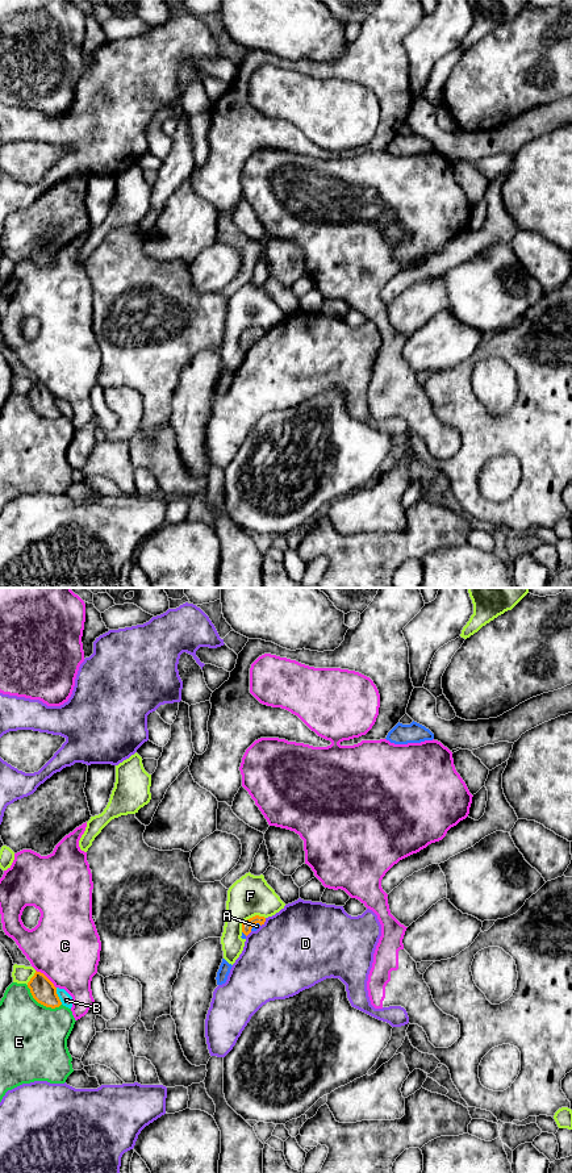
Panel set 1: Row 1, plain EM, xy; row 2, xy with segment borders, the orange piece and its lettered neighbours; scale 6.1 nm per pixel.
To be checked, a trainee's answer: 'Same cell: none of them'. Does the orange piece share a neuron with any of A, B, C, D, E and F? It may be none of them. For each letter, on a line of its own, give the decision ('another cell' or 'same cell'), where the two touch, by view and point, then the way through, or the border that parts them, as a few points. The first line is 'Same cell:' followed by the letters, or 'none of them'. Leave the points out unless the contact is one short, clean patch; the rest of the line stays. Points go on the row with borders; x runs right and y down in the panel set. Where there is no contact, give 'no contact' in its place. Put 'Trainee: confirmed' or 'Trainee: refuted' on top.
Trainee: refuted
Same cell: A
A: same cell; contact xy (254, 923); way xy (247, 925), (254, 923), (257, 926)
B: another cell; contact xy (57, 996)
C: another cell; contact xy (46, 977)
D: another cell; contact xy (264, 921)
E: another cell; contact xy (41, 1004)
F: another cell; contact xy (250, 918)

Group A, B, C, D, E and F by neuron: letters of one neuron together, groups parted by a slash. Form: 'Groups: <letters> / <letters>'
Groups: A / B / C / D / E / F

